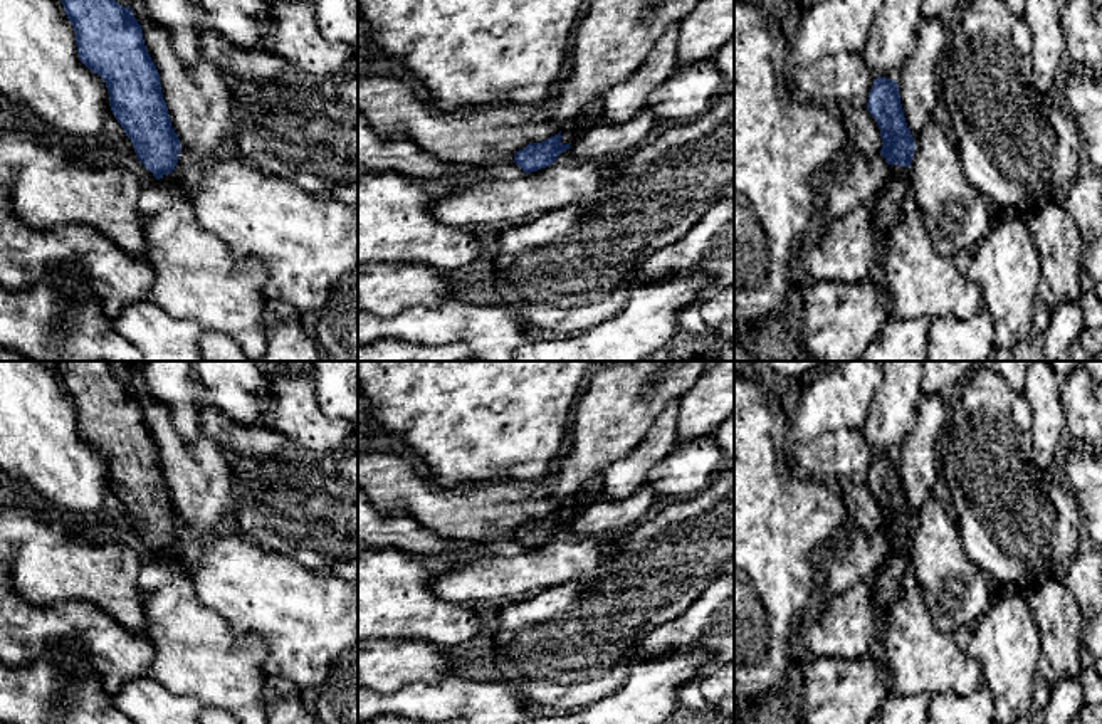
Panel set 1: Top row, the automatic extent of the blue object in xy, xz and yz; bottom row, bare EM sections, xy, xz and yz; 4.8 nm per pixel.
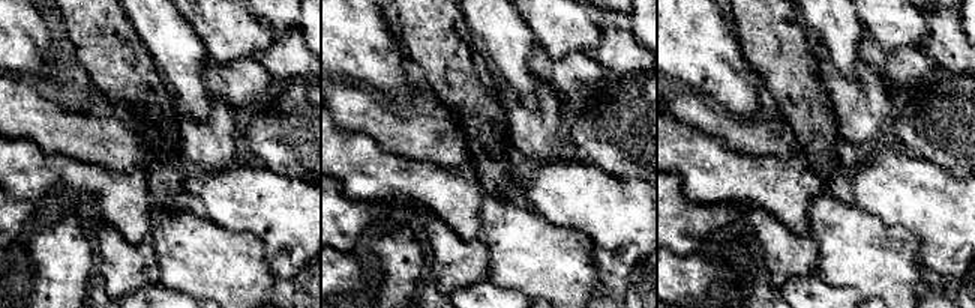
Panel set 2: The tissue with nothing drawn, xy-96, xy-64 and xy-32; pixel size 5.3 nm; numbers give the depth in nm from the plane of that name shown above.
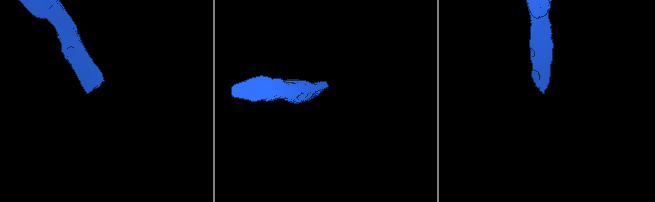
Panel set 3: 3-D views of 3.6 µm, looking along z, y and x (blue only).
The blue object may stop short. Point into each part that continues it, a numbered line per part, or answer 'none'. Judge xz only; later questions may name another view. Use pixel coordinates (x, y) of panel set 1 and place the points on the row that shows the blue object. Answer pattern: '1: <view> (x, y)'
1: xz (590, 115)

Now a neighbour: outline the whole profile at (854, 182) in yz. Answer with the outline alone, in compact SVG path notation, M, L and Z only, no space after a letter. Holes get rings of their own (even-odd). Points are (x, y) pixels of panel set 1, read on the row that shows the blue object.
M880 153L874 158L847 155L843 161L828 166L818 180L821 210L835 220L857 207L870 205L885 178L887 161Z

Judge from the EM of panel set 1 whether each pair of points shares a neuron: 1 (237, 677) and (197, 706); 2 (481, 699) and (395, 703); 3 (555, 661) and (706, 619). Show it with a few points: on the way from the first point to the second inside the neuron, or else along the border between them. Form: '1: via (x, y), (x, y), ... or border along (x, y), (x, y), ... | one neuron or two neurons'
1: border along (165, 687), (178, 694), (195, 696), (205, 706) | two neurons
2: via (459, 699), (417, 701) | one neuron
3: border along (681, 613), (657, 625), (637, 647), (635, 657) | two neurons

